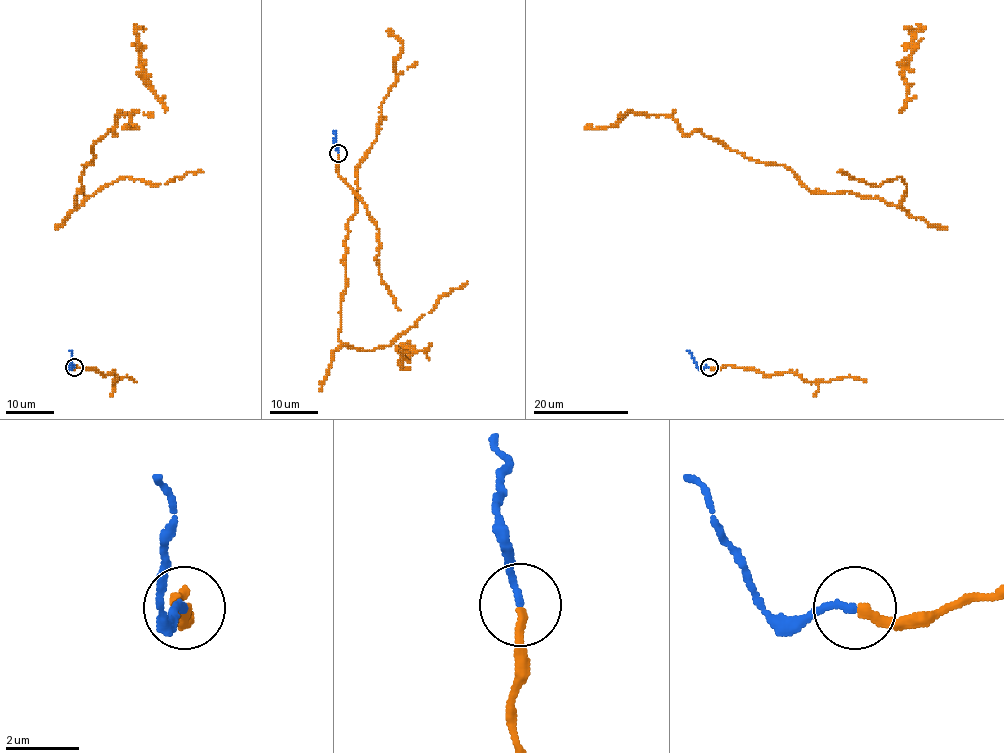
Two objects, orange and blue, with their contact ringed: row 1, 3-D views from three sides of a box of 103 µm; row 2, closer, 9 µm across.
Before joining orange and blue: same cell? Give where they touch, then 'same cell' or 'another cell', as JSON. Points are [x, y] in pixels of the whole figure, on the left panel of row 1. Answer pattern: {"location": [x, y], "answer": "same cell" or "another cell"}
{"location": [74, 367], "answer": "same cell"}

